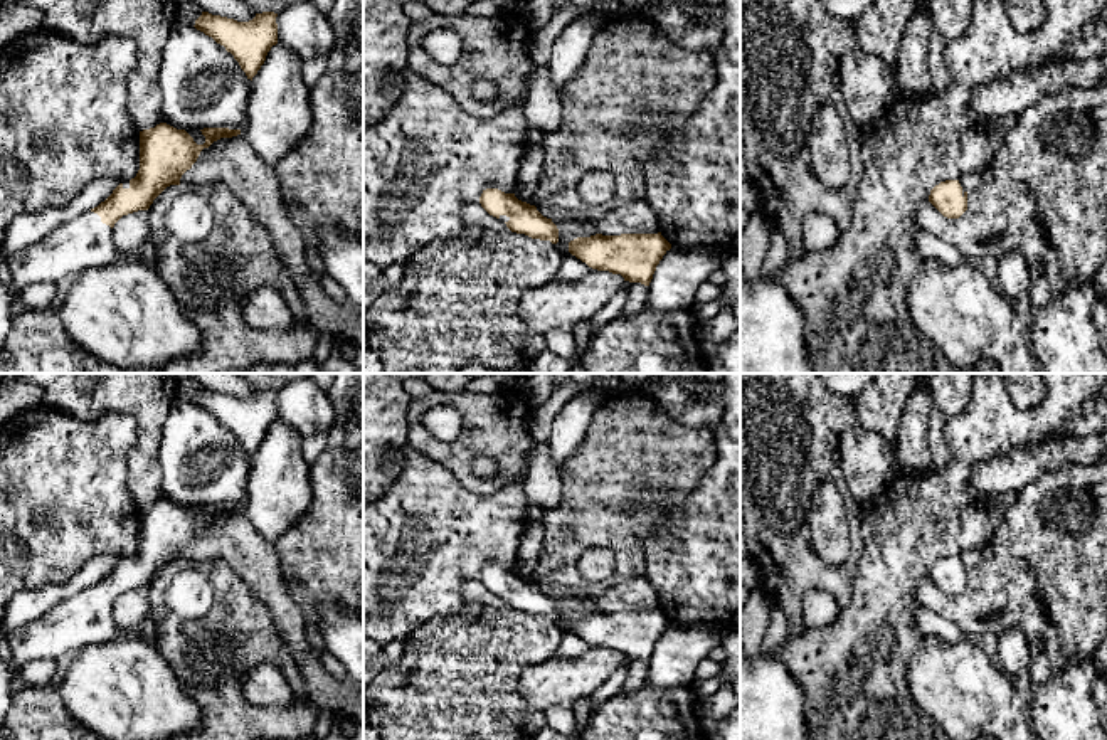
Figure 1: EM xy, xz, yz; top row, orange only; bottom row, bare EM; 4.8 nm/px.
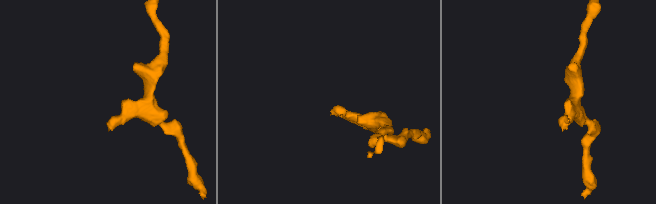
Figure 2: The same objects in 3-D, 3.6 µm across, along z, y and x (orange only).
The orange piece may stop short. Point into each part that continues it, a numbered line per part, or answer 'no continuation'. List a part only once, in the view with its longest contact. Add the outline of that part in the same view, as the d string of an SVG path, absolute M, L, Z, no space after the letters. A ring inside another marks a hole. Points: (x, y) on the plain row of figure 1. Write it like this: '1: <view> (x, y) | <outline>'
1: xy (81, 619) | M91 587L62 599L44 617L20 629L3 632L0 627L0 642L8 644L7 653L0 653L0 723L12 703L13 676L24 664L57 661L76 656L84 646L128 637L131 634L113 619L113 605Z

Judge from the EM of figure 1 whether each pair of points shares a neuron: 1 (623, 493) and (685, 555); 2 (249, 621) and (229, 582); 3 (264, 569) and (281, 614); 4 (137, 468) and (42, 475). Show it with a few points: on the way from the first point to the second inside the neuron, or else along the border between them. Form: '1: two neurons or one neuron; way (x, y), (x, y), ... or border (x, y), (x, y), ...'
1: two neurons; border (658, 513), (645, 540), (645, 562)
2: one neuron; way (239, 611), (231, 592)
3: one neuron; way (264, 581), (280, 602)
4: two neurons; border (135, 429), (127, 488), (138, 507)

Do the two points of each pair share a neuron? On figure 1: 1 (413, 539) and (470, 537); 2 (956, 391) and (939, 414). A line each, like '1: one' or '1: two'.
1: one
2: one

